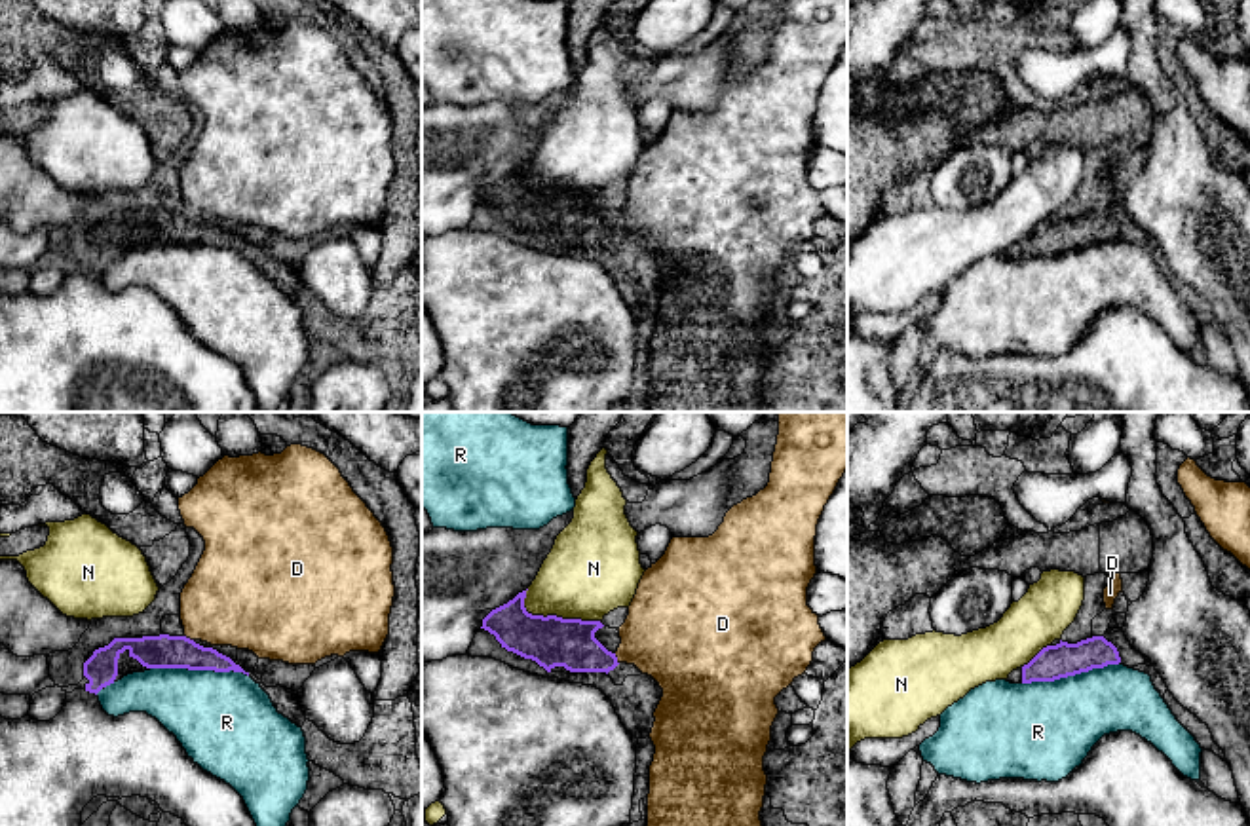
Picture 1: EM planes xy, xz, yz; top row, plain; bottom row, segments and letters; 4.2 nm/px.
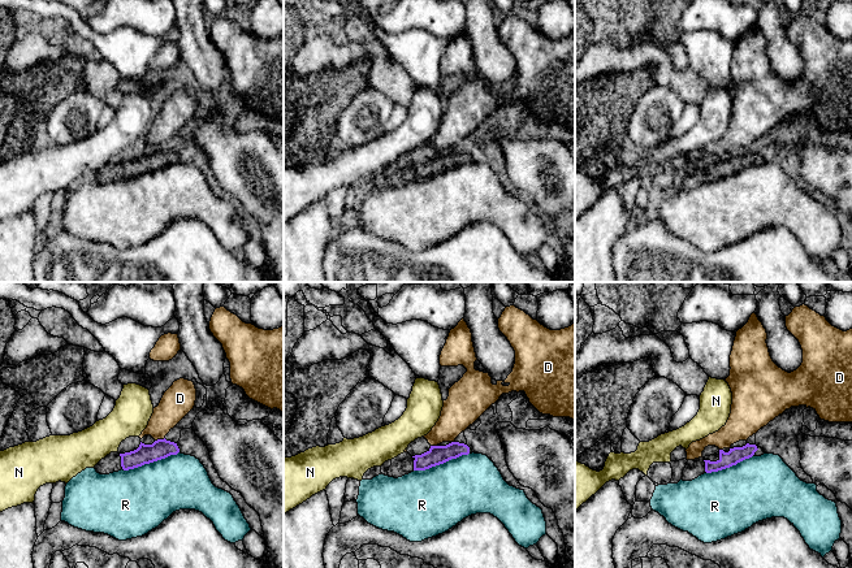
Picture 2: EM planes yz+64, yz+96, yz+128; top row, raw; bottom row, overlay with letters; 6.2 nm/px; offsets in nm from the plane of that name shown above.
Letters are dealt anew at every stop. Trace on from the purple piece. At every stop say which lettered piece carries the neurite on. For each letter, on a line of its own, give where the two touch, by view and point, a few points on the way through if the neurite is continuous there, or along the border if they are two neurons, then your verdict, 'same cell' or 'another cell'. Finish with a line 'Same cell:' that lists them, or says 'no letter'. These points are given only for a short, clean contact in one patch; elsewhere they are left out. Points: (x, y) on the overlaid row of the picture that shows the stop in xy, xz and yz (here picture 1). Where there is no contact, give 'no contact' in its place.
D: contact xz (616, 659); border xz (614, 654), (618, 663); another cell
N: contact xz (555, 616); border xz (525, 591), (525, 608), (532, 614), (597, 619), (601, 623); another cell
R: contact xy (200, 669); another cell
Same cell: no letter

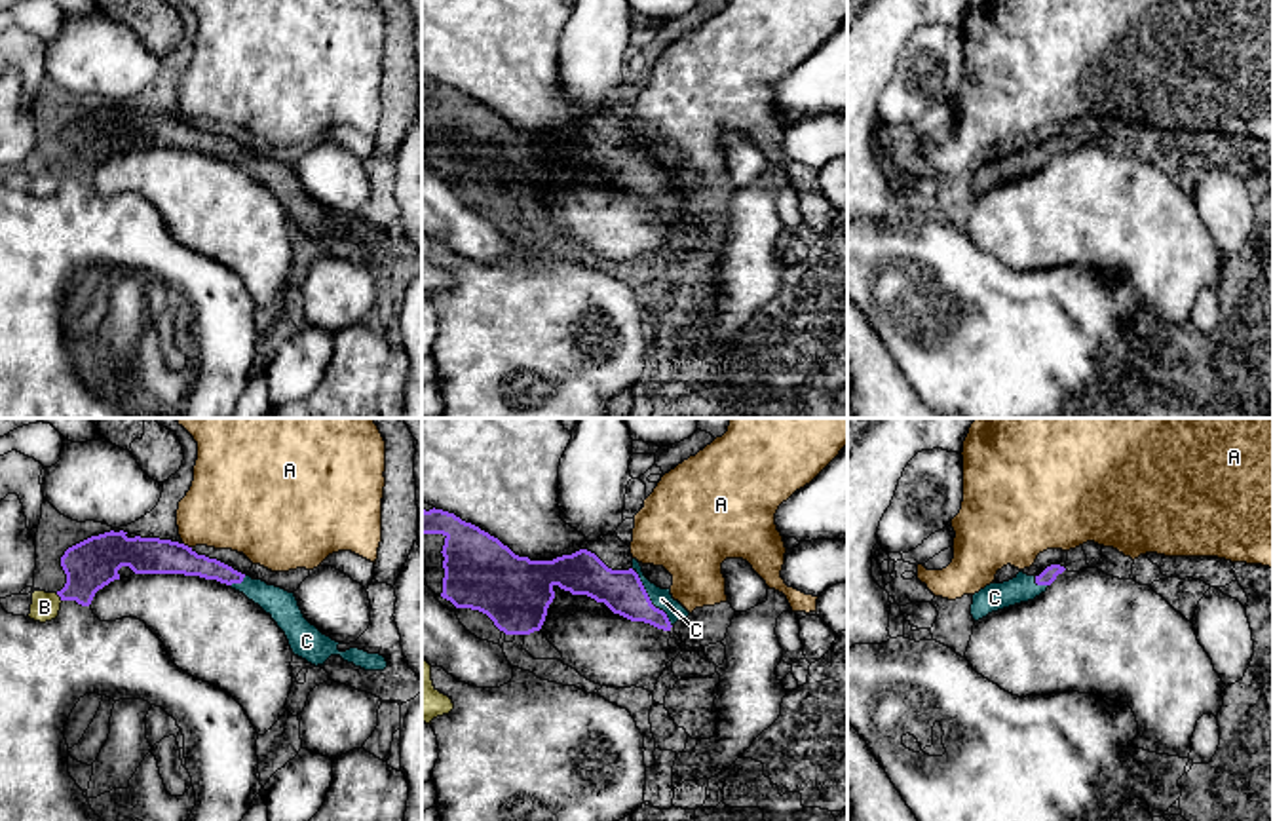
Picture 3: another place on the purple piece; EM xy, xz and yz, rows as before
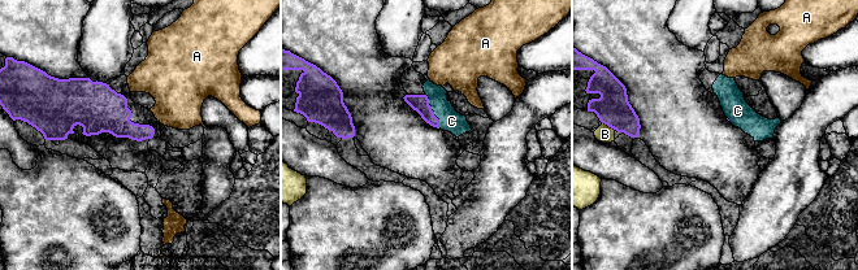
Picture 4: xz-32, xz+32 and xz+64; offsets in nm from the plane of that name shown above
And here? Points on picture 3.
A: contact xy (187, 546); border xy (183, 542), (190, 548); another cell
B: contact xy (59, 595); border xy (56, 593), (61, 601); another cell
C: contact xz (648, 599); way xz (622, 591), (637, 599), (648, 599), (662, 599); same cell
Same cell: C

